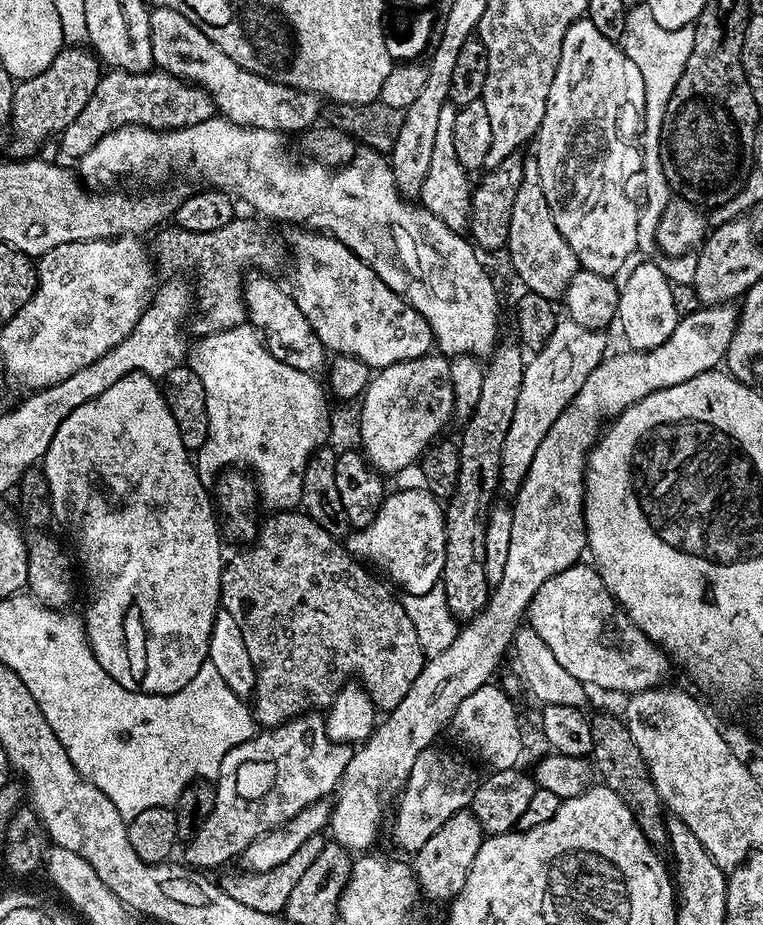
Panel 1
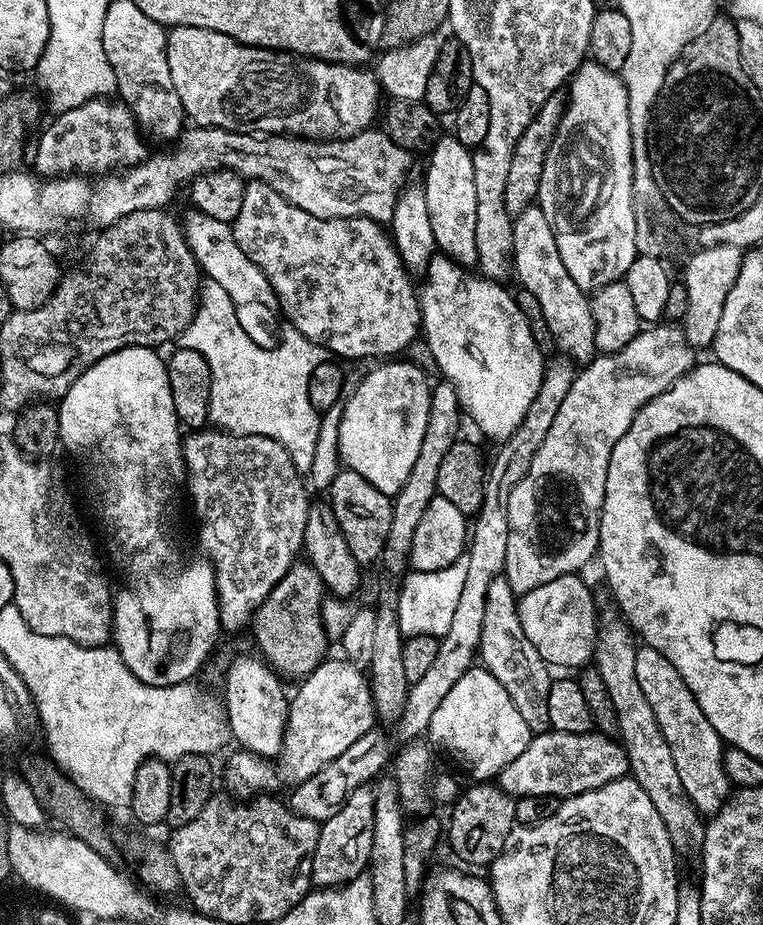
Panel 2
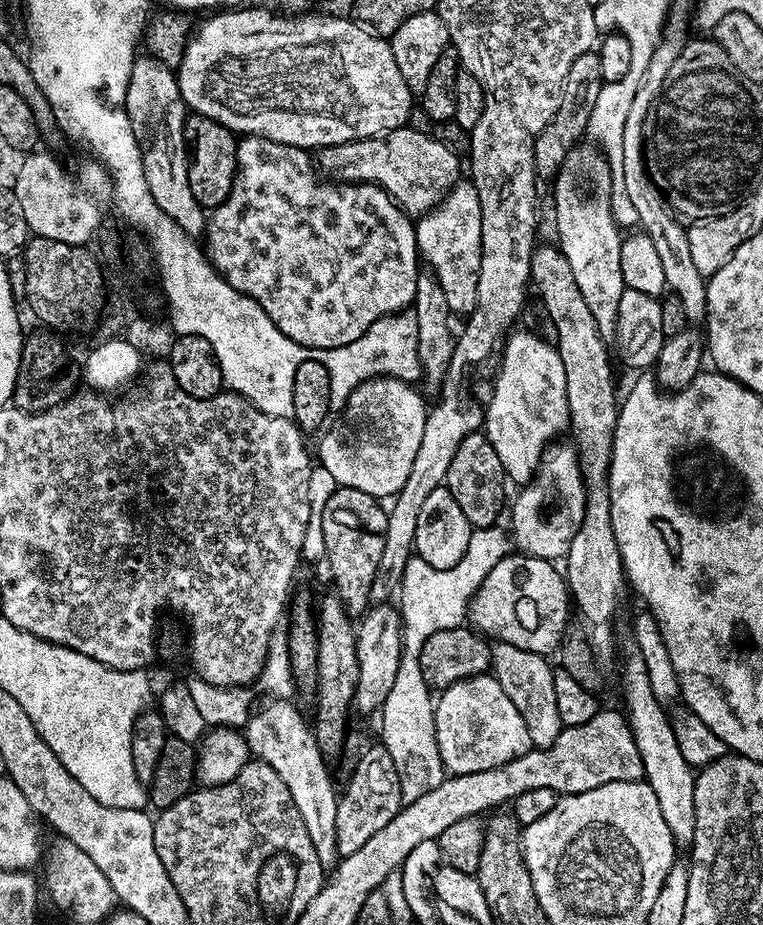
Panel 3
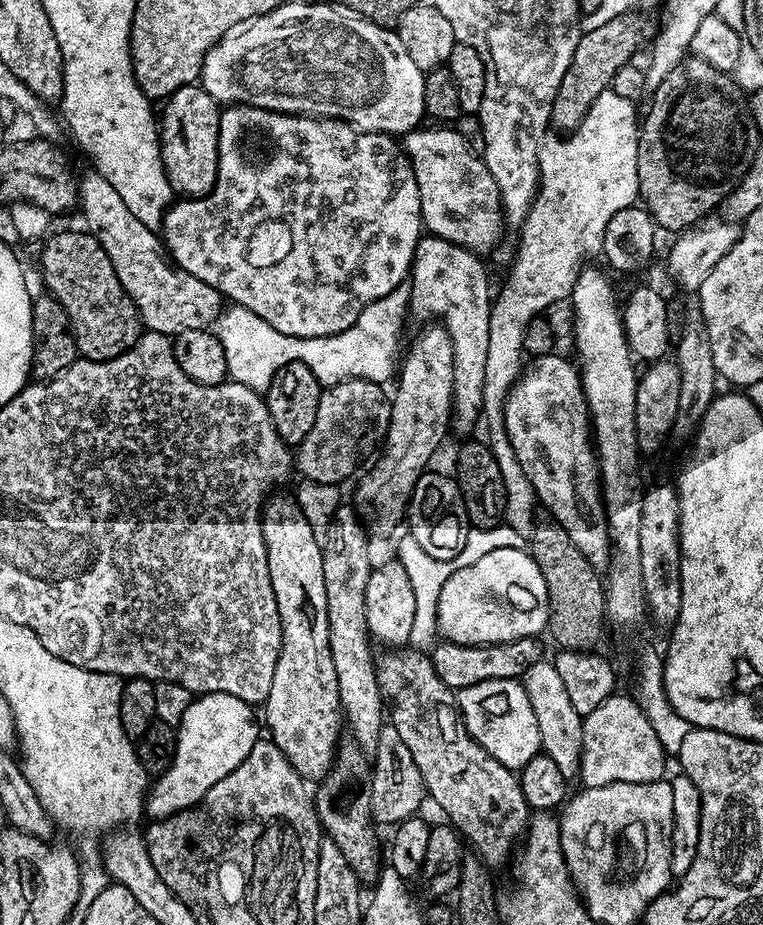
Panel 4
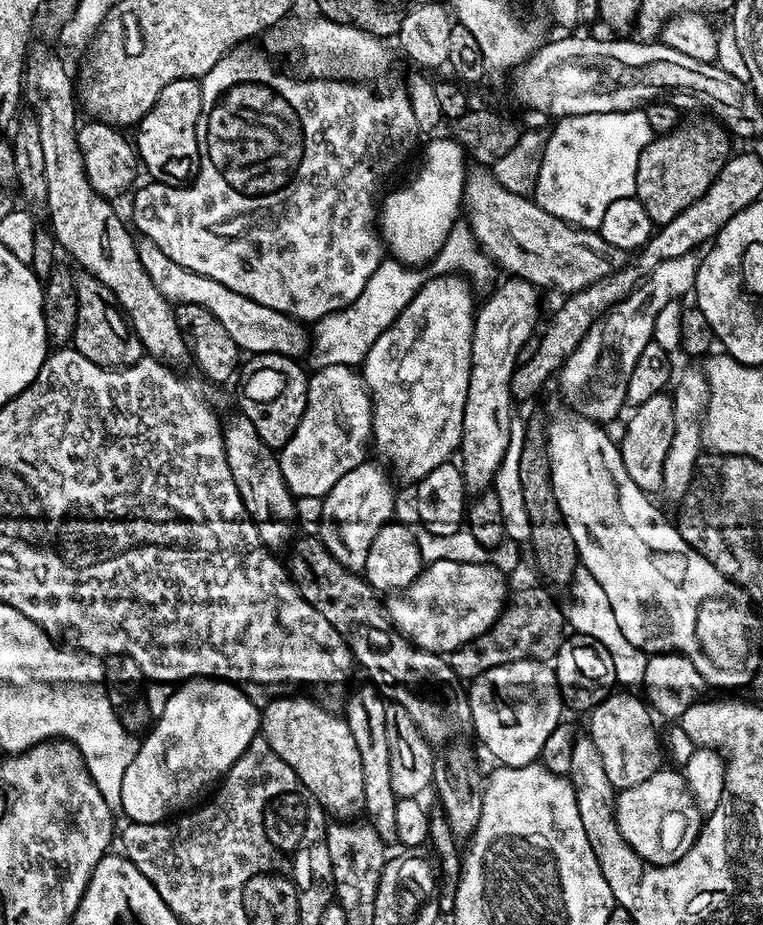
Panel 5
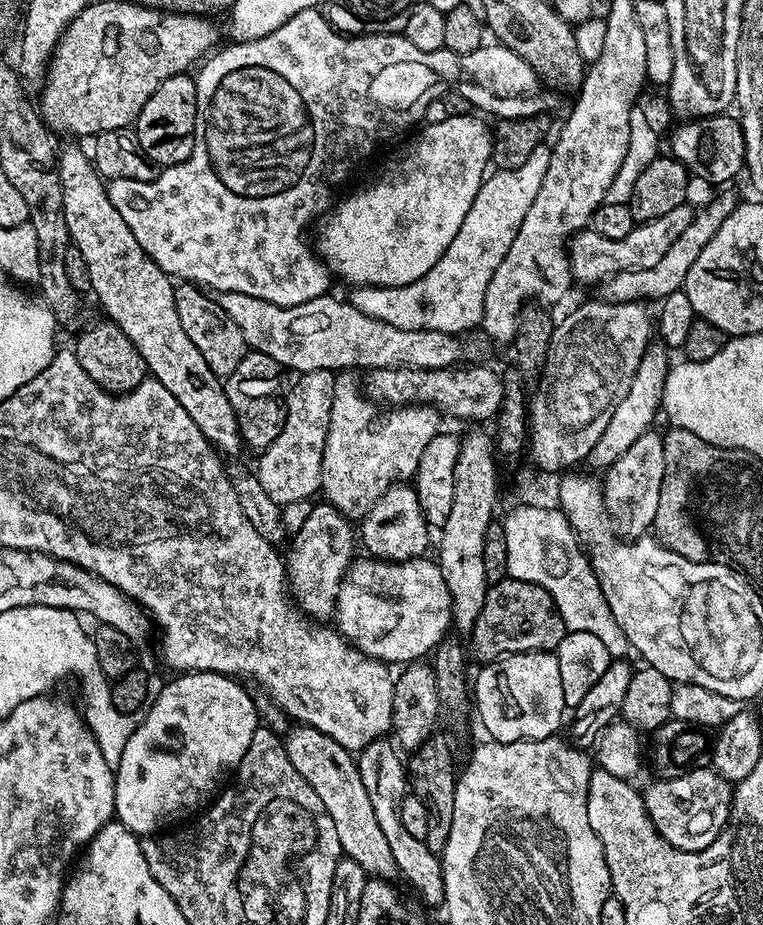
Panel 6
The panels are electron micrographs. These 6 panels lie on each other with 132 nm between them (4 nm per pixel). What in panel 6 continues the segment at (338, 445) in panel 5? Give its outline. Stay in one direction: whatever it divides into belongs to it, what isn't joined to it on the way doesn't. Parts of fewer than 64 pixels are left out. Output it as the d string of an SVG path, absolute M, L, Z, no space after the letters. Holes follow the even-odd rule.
M314 370L295 377L288 394L286 422L282 434L274 438L271 448L259 453L260 465L255 465L262 490L278 505L315 497L321 491L320 475L324 472L324 447L332 417L332 403L337 373L332 370Z

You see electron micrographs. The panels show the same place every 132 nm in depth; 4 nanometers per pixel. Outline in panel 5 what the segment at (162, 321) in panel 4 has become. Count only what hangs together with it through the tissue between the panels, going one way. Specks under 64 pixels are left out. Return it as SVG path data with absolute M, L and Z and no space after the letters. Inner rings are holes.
M143 238L137 239L136 249L144 269L150 274L154 286L173 305L193 304L202 306L226 326L230 338L240 347L241 353L259 354L261 352L277 352L283 356L300 358L310 348L310 336L305 325L291 316L283 316L278 310L270 310L270 306L262 306L262 302L254 302L234 290L230 286L222 286L222 282L214 282L214 278L206 278L202 274L194 274L194 270L186 270L178 266L178 262L170 262L154 242Z

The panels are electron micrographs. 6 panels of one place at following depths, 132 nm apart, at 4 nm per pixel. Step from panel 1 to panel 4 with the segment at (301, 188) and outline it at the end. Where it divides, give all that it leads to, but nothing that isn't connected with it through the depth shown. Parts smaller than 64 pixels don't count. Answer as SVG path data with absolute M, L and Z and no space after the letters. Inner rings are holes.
M558 355L535 357L521 371L504 403L504 425L519 464L532 483L537 501L552 511L549 512L551 519L564 527L574 546L578 546L593 568L604 570L608 567L610 555L605 547L610 537L607 531L602 530L601 524L606 513L603 503L596 502L592 508L588 501L599 501L602 496L588 402L577 367ZM592 519L600 520L600 524ZM591 536L596 536L592 540L593 545L588 544Z

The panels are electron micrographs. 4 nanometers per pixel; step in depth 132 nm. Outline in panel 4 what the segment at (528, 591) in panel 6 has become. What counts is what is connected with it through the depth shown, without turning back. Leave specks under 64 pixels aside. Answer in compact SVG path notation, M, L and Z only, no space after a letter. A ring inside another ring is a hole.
M522 638L505 644L455 644L453 640L444 640L431 649L430 659L438 678L446 682L453 690L469 688L478 682L491 680L520 680L530 666L542 659L541 641L536 638Z

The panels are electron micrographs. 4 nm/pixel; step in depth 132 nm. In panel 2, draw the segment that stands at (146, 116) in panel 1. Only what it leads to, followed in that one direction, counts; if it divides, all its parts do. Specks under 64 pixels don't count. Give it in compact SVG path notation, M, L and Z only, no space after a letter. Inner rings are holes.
M112 98L91 100L59 113L55 119L36 144L35 171L41 177L108 174L139 164L149 155L150 149L144 145L145 137L137 125L136 117L131 107L123 102Z

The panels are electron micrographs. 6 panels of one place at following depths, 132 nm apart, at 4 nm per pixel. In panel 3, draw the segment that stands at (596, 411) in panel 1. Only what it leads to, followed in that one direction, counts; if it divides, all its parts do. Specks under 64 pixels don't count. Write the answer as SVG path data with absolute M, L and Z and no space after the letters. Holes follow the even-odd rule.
M553 442L544 450L540 466L535 476L528 484L519 489L516 501L511 501L512 528L511 535L514 537L514 544L521 553L529 556L537 556L543 560L560 562L565 559L570 550L570 544L574 542L574 536L578 534L578 526L582 526L582 518L586 514L586 498L588 487L584 485L584 476L580 472L580 454L576 450L575 443L560 444Z

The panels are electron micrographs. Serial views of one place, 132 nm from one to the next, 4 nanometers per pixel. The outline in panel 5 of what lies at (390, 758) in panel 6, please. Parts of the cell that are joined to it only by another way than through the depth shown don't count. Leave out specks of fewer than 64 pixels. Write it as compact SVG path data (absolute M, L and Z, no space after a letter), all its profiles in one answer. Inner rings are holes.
M364 682L361 688L353 690L348 705L342 709L342 715L348 721L350 734L354 734L354 743L358 745L358 755L362 757L363 811L368 812L367 823L371 824L381 840L395 841L394 810L398 798L390 782L390 742L386 742L386 701L375 684Z

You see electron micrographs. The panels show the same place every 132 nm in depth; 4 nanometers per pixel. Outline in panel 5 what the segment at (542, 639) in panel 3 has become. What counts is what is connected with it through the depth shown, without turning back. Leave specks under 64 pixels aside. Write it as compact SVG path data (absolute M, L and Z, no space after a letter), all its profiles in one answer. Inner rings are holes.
M439 560L427 565L409 588L403 589L399 594L389 595L386 600L386 613L392 621L392 627L407 640L428 652L447 654L463 644L468 644L475 636L490 630L510 596L510 587L508 588L504 580L507 580L505 573L488 562L459 564L453 560Z

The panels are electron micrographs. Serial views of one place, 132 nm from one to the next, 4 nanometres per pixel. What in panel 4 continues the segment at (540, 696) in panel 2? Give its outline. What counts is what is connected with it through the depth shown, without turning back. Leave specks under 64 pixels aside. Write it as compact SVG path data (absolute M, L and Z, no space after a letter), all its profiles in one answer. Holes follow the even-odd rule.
M540 659L524 672L522 683L530 698L530 706L534 706L534 718L538 718L542 752L554 760L554 766L558 766L568 782L575 781L580 774L584 717L578 714L578 710L574 710L555 663L548 661L547 664L547 659Z

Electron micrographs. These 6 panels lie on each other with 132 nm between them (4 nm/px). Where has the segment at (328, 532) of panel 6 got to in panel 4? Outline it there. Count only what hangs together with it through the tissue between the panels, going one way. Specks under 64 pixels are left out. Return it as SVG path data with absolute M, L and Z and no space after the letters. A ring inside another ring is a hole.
M432 322L416 336L416 341L405 354L398 368L396 396L391 397L392 413L390 414L388 430L383 436L384 453L376 460L376 465L365 474L356 488L355 507L359 515L369 525L376 528L401 527L408 511L408 499L412 496L418 478L429 467L432 455L440 448L444 435L449 435L452 418L452 391L454 390L454 350L450 336L443 323Z

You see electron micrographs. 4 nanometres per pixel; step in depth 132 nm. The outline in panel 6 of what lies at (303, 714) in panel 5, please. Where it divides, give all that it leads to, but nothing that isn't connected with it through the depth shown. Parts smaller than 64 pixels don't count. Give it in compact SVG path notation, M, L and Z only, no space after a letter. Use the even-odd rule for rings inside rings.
M296 726L289 736L283 737L284 749L298 774L310 782L310 786L322 798L326 814L334 822L334 839L340 843L339 851L347 859L358 862L369 877L389 882L398 876L394 854L390 854L390 845L378 826L378 818L370 806L370 797L366 795L366 786L362 786L362 774L358 770L353 753L346 751L334 738L322 734L316 728Z

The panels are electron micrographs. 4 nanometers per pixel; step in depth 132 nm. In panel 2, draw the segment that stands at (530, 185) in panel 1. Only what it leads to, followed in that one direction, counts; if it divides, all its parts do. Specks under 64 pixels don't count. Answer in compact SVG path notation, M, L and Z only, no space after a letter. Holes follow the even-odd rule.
M538 206L522 210L522 214L514 217L512 222L512 259L511 267L514 276L520 279L519 287L538 298L542 306L543 317L550 326L556 339L556 347L567 359L583 366L597 355L594 338L594 318L589 297L580 289L578 282L570 278L570 270L566 270L562 262L562 254L558 254L558 242L554 238L554 230L542 214Z

